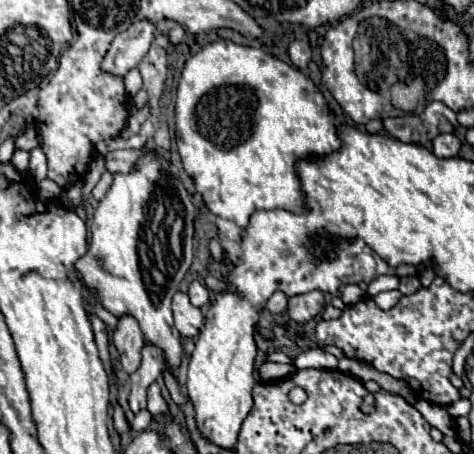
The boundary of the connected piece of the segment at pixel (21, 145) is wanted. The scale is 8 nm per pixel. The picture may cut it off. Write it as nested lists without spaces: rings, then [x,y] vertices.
[[[29,129],[29,131],[25,131],[23,135],[19,135],[17,139],[15,139],[15,149],[23,149],[23,151],[29,151],[29,149],[33,149],[33,147],[39,147],[41,145],[41,137],[33,131],[33,129]]]

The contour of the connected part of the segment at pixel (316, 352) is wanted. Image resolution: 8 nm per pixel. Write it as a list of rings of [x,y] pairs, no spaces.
[[[319,347],[303,351],[295,357],[297,369],[337,369],[337,359]]]

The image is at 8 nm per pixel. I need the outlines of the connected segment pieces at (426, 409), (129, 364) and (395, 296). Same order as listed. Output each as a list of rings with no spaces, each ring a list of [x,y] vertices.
[[[417,399],[415,409],[429,421],[429,425],[437,427],[443,435],[455,435],[453,419],[449,417],[449,413],[447,413],[445,407],[435,405],[435,403],[429,403],[429,401],[425,401],[425,399]]]
[[[125,315],[119,319],[117,329],[113,331],[113,343],[119,351],[119,361],[127,375],[135,373],[141,365],[141,349],[145,345],[143,333],[137,325],[137,321],[131,315]]]
[[[385,291],[385,293],[375,295],[373,299],[375,299],[375,303],[377,303],[381,309],[387,311],[387,309],[391,309],[391,307],[397,305],[397,301],[401,299],[401,293],[399,293],[399,291]]]

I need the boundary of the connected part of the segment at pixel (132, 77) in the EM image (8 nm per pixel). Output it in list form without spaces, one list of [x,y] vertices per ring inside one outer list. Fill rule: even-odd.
[[[131,69],[123,81],[125,81],[125,93],[129,95],[129,99],[133,99],[137,95],[137,91],[143,87],[143,81],[141,81],[141,75],[137,69]]]

